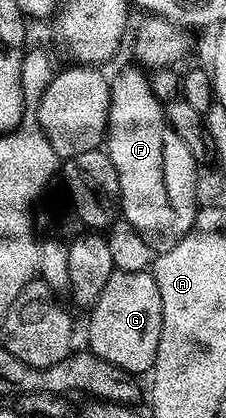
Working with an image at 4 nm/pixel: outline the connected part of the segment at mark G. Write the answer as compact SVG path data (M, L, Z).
M114 271L108 278L108 286L104 286L104 294L100 294L94 307L89 309L88 316L90 316L89 351L97 354L104 362L110 362L112 366L118 366L120 370L131 374L149 373L153 369L162 333L162 303L160 302L160 286L156 286L153 275L149 271Z

